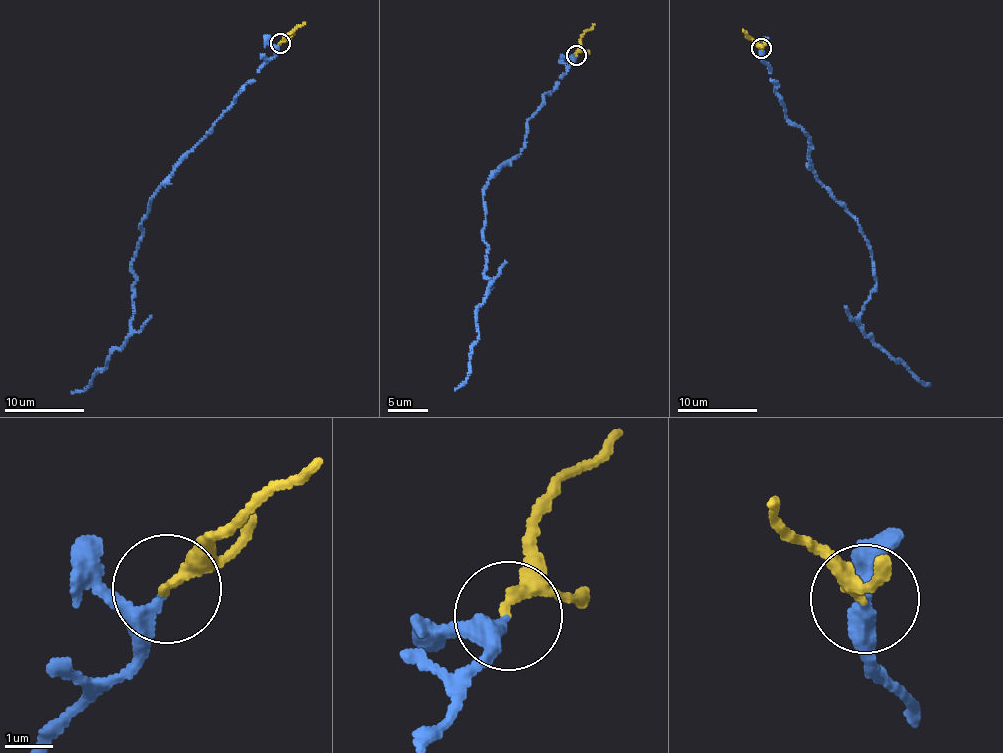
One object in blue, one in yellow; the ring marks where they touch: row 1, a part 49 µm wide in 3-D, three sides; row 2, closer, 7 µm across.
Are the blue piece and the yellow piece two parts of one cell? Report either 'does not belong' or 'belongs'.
belongs

